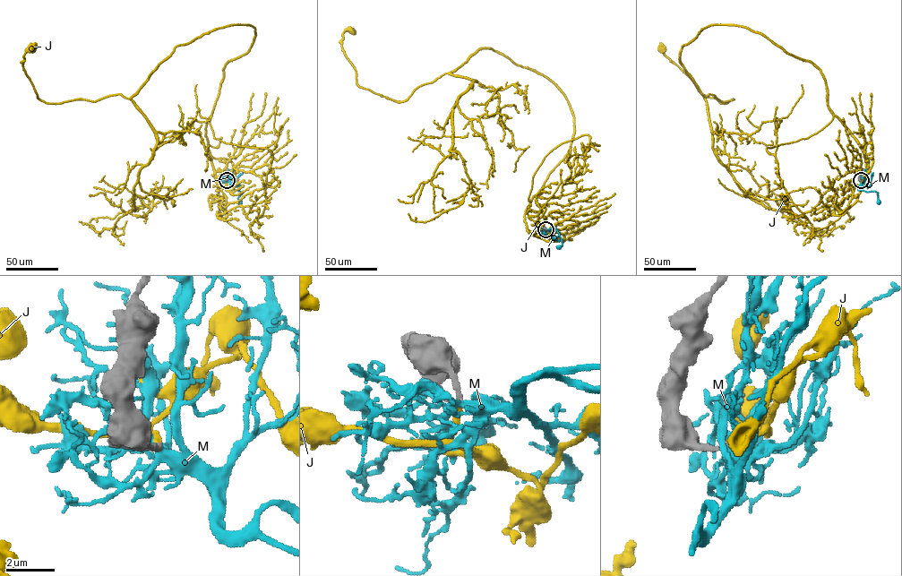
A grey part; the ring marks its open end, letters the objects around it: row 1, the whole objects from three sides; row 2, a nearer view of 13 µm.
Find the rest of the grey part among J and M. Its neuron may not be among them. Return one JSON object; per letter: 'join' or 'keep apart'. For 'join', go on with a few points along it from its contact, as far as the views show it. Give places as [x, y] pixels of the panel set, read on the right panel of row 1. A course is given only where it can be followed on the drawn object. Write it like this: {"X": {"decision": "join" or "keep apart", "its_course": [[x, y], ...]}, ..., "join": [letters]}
{"J": {"decision": "join", "its_course": [[861, 180], [862, 147], [811, 63], [709, 25], [680, 63], [704, 98], [733, 98], [721, 103], [661, 48]]}, "M": {"decision": "keep apart"}, "join": ["J"]}

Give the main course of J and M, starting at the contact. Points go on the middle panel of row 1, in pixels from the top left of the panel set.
J: (545, 229), (531, 234), (525, 210), (570, 149), (564, 94), (480, 48), (394, 100), (357, 85), (348, 30)
M: (545, 229), (555, 228), (562, 239), (562, 246), (559, 246)

